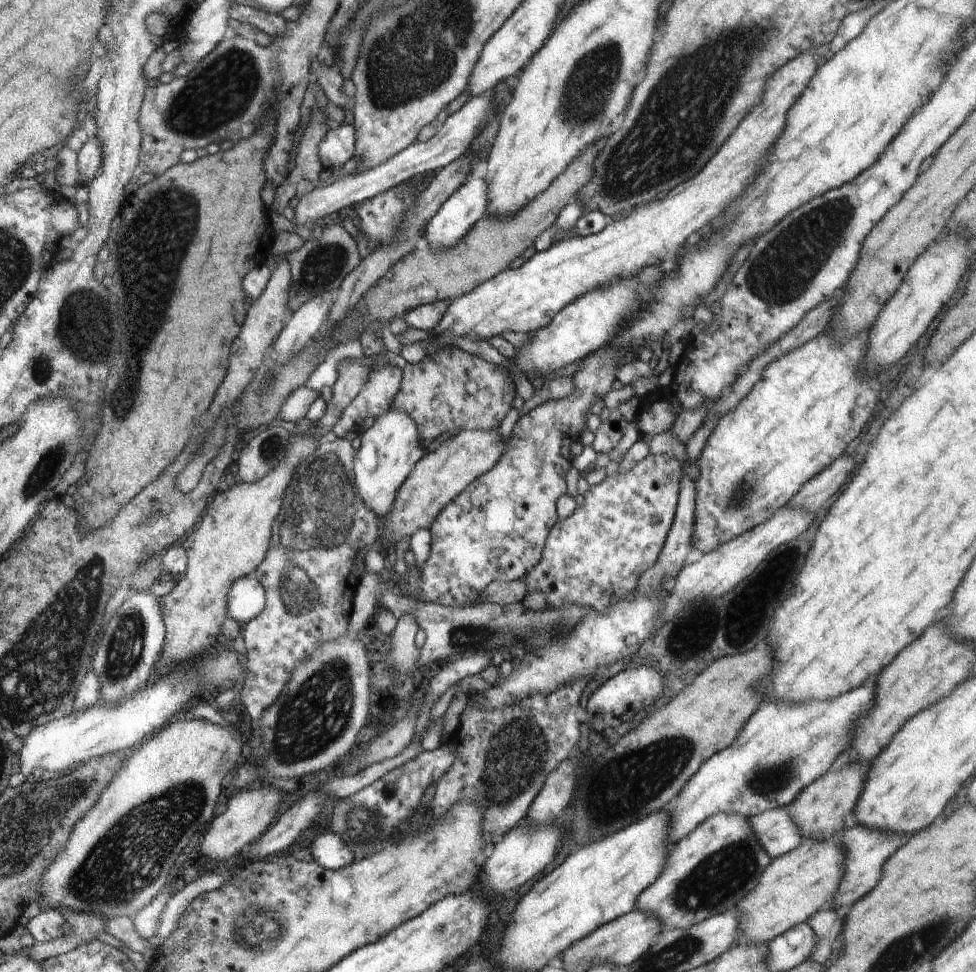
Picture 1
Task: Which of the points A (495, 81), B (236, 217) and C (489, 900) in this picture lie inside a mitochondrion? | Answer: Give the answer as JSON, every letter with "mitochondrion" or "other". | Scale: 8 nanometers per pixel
{"A":"other","B":"other","C":"other"}

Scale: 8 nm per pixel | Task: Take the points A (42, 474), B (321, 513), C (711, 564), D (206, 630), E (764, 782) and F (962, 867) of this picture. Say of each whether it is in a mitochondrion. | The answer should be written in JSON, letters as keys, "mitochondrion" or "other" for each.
{"A":"mitochondrion","B":"mitochondrion","C":"other","D":"other","E":"mitochondrion","F":"other"}

